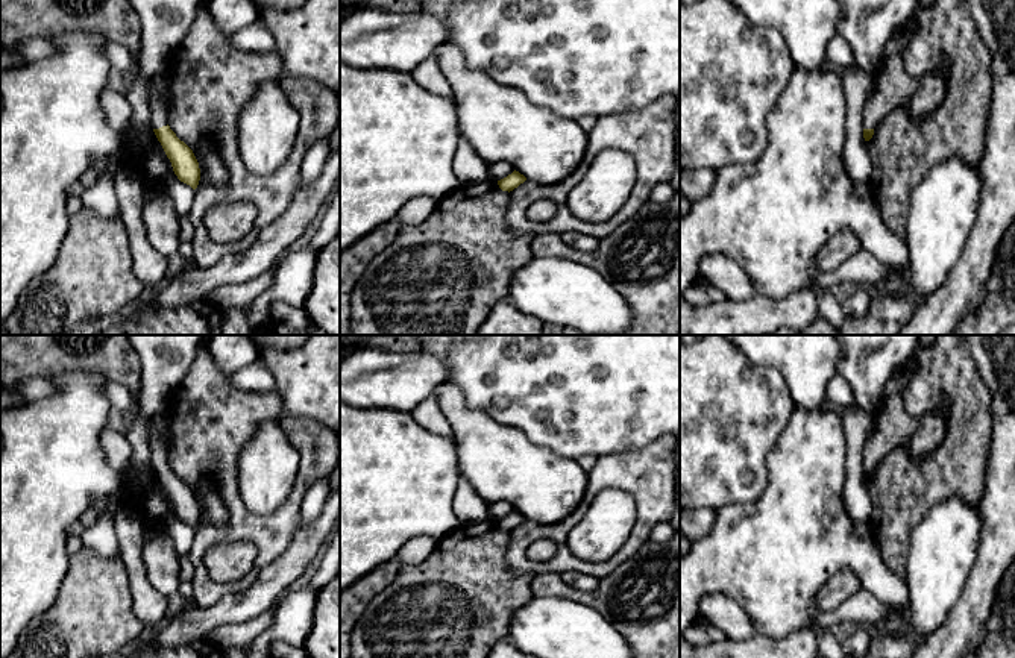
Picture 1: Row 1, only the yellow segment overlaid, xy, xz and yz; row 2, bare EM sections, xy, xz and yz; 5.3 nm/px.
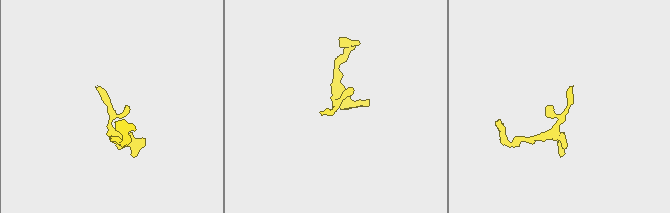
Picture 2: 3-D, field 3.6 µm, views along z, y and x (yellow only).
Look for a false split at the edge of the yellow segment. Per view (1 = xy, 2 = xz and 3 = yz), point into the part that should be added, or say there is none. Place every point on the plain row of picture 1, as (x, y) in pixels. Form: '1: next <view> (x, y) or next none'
1: next xy (158, 452)
2: next none
3: next yz (894, 426)

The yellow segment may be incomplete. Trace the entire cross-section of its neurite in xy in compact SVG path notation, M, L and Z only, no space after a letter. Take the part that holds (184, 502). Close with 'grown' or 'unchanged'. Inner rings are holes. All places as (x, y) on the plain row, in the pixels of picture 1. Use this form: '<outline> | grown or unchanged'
M153 421L150 425L149 446L153 472L170 499L174 514L181 522L196 529L200 520L199 502L193 490L170 468L165 447Z | grown

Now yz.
M915 358L898 365L883 387L881 399L872 412L874 423L863 449L863 478L869 481L874 467L892 450L904 446L919 428L919 417L910 415L903 394L916 371Z | grown

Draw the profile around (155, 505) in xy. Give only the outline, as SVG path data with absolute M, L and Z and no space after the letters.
M159 493L144 497L143 511L147 517L153 517L162 523L164 532L171 537L178 556L182 559L191 549L194 529L170 511L165 497Z

